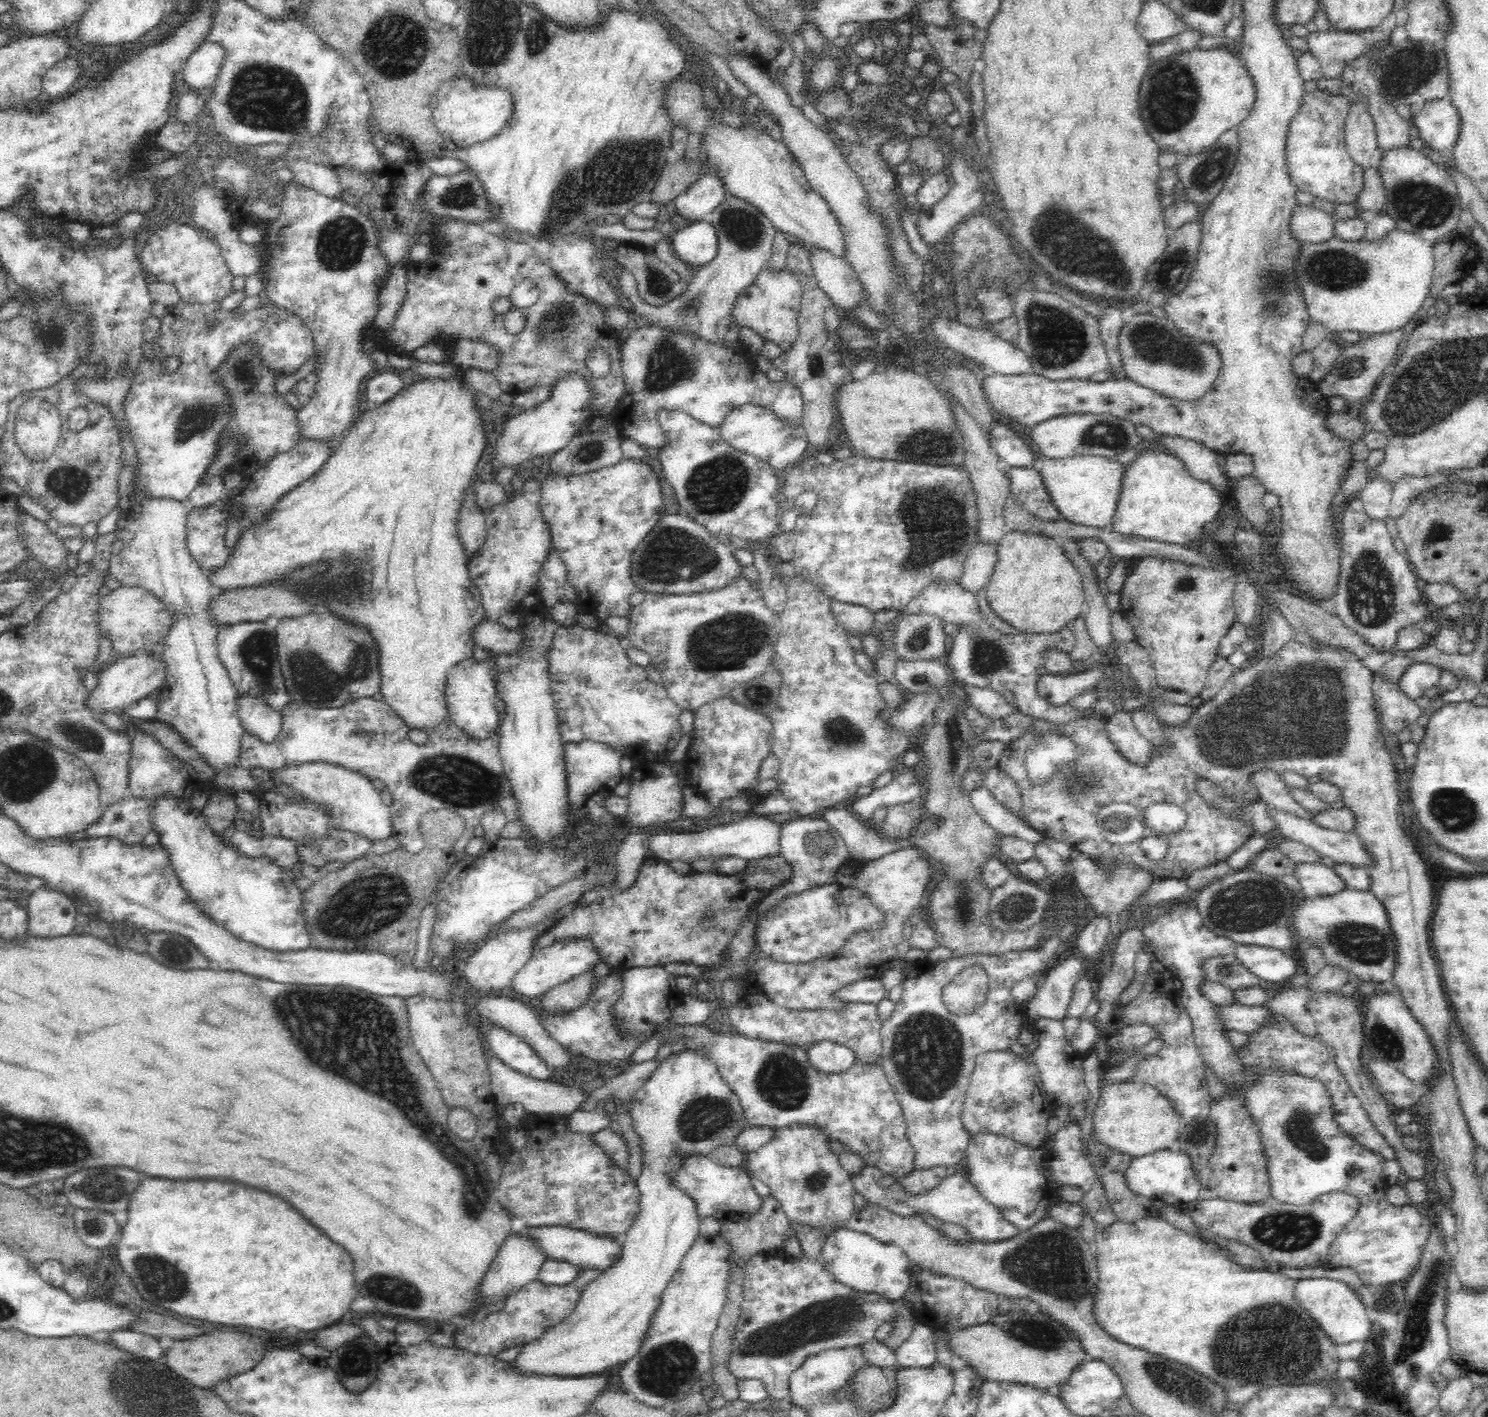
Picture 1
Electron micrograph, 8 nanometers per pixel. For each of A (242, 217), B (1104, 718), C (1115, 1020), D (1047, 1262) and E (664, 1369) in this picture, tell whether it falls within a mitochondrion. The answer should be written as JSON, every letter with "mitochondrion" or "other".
{"A":"other","B":"other","C":"other","D":"mitochondrion","E":"mitochondrion"}

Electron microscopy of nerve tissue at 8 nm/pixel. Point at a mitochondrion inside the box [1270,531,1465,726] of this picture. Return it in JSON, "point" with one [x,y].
{"point":[1371,600]}

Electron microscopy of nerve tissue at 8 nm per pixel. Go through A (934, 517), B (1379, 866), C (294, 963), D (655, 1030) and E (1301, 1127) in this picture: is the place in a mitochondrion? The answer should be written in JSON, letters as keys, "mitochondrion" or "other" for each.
{"A":"mitochondrion","B":"other","C":"other","D":"other","E":"mitochondrion"}

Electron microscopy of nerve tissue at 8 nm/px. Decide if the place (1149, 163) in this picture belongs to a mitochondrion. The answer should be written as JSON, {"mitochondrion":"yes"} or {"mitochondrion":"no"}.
{"mitochondrion":"no"}

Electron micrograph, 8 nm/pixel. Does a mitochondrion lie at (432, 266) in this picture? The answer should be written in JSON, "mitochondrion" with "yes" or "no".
{"mitochondrion":"no"}

